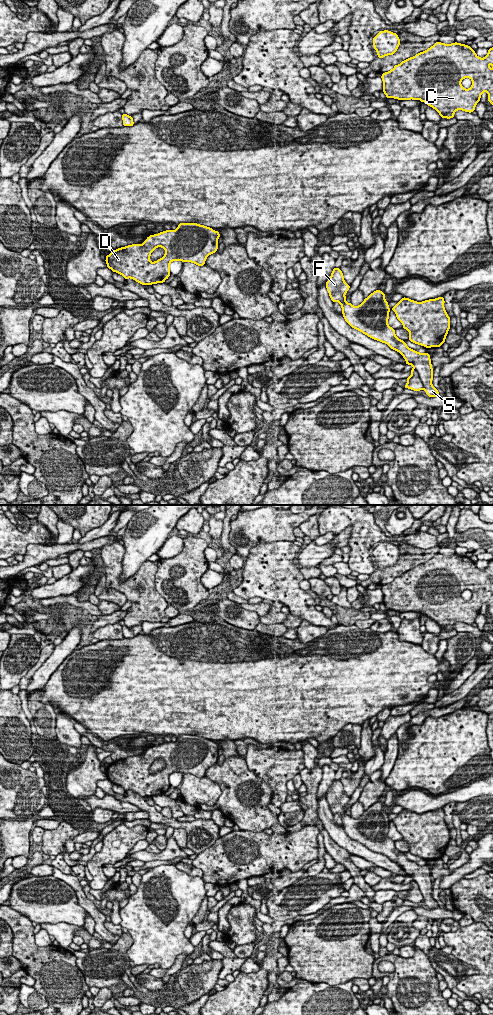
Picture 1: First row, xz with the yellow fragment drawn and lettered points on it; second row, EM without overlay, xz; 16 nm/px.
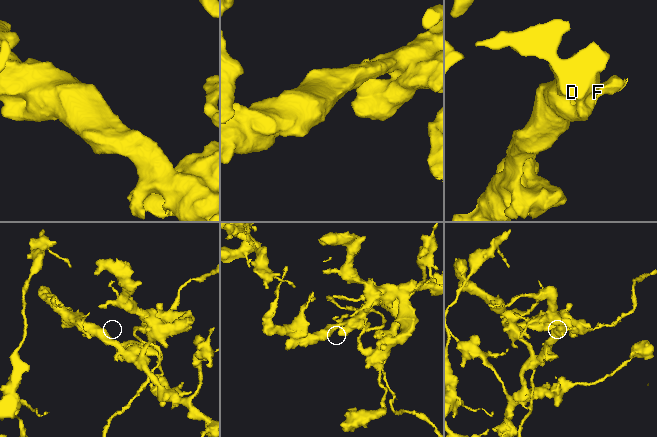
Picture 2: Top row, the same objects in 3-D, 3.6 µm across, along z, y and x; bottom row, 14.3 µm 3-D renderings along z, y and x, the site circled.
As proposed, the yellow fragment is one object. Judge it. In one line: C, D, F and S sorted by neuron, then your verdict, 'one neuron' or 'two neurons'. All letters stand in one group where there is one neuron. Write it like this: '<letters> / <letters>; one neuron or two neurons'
C D / F S; two neurons

